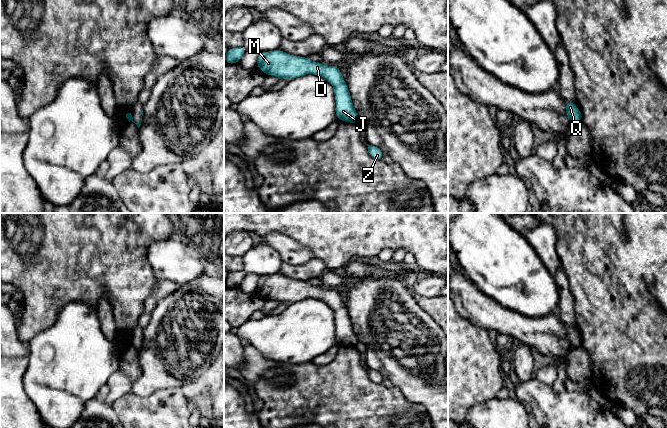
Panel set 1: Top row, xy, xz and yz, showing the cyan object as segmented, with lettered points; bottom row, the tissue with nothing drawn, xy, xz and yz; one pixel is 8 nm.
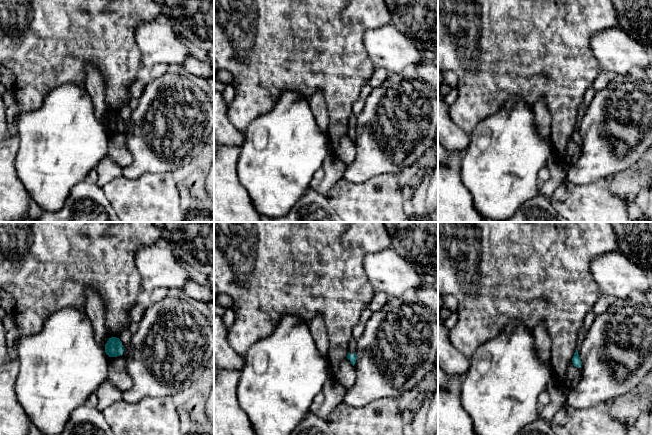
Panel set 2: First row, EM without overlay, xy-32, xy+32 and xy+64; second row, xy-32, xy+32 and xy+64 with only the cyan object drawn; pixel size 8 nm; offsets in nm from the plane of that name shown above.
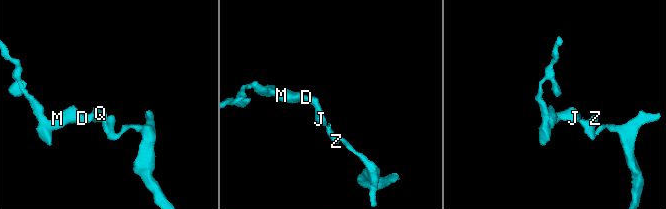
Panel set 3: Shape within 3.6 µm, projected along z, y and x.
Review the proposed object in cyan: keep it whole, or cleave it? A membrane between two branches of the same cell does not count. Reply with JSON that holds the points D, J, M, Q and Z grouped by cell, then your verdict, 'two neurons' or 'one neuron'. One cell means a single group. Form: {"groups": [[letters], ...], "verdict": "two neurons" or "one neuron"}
{"groups": [["D", "J", "M", "Q"], ["Z"]], "verdict": "two neurons"}

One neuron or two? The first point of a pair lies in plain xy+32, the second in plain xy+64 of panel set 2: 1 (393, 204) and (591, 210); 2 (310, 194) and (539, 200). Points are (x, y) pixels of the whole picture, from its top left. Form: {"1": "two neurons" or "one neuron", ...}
{"1": "one neuron", "2": "one neuron"}

